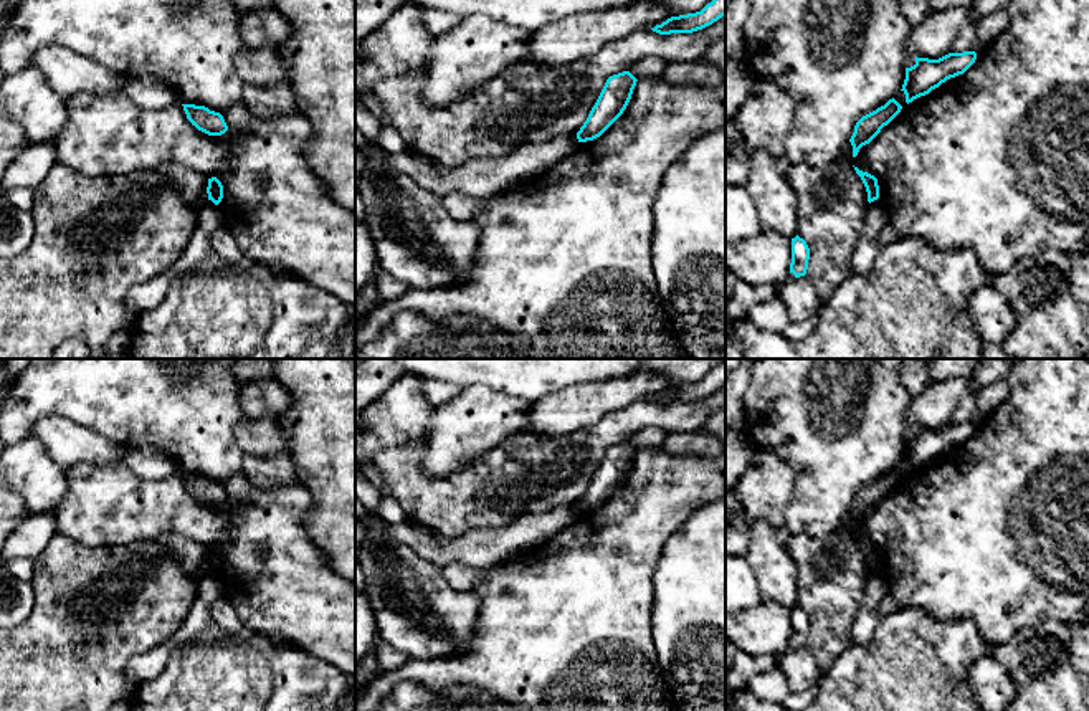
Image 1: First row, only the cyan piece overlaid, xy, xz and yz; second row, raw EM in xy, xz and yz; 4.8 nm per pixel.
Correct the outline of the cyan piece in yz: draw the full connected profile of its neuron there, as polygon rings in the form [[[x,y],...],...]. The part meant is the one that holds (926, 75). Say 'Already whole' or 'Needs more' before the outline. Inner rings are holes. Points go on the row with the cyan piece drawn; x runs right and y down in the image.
Already whole. [[[975,51],[949,53],[939,60],[915,56],[915,64],[906,68],[906,79],[901,89],[906,94],[906,103],[909,104],[947,79],[963,74],[975,60]]]

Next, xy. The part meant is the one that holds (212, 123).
Already whole. [[[182,104],[187,119],[202,132],[208,136],[221,136],[228,126],[220,112],[210,111],[205,106]]]

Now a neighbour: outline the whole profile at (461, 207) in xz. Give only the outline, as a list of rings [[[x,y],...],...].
[[[454,192],[441,197],[441,203],[453,218],[461,222],[474,222],[487,200],[494,197],[497,195],[491,195],[487,198],[476,198]]]

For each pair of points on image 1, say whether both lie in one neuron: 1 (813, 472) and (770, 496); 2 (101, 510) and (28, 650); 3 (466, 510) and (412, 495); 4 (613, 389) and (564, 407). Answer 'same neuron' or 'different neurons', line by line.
1: different neurons
2: different neurons
3: same neuron
4: same neuron

